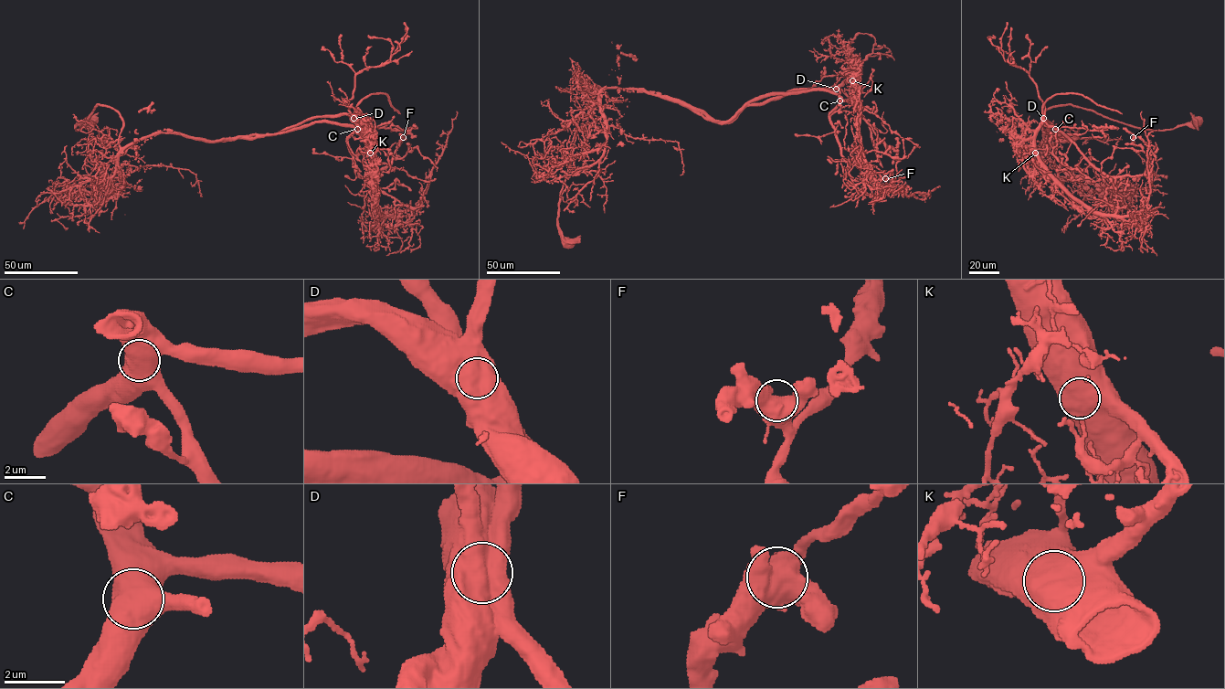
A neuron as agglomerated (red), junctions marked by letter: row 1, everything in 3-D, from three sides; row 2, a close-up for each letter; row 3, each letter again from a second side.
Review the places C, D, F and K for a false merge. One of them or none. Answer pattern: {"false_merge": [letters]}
{"false_merge": ["D"]}

